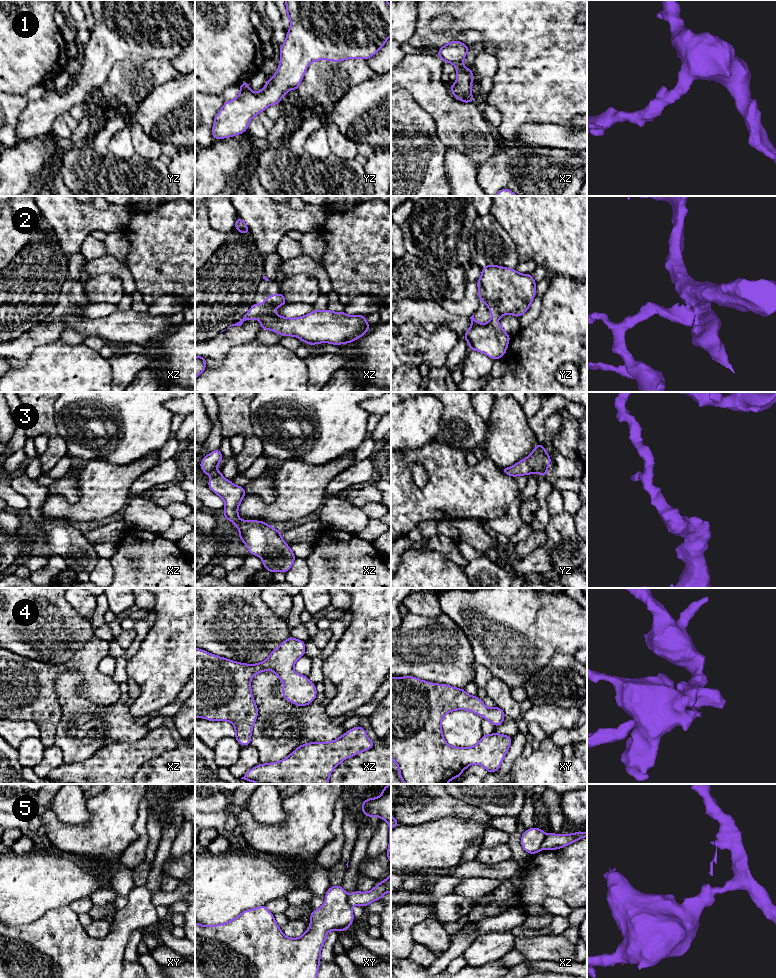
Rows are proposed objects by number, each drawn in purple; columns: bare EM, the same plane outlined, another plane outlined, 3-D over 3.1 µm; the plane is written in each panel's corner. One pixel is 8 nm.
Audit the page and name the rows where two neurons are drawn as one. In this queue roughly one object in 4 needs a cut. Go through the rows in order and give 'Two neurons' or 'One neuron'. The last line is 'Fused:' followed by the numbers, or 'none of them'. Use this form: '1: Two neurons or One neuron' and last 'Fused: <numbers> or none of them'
1: One neuron
2: One neuron
3: One neuron
4: One neuron
5: Two neurons
Fused: 5

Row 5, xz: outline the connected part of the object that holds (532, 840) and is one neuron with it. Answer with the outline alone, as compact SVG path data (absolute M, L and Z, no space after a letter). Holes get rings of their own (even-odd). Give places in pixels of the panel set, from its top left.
M537 827L527 829L521 835L521 846L530 853L536 854L543 849L546 833Z

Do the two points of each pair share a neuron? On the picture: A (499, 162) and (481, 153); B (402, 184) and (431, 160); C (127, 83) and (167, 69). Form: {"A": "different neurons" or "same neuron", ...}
{"A": "different neurons", "B": "same neuron", "C": "same neuron"}

